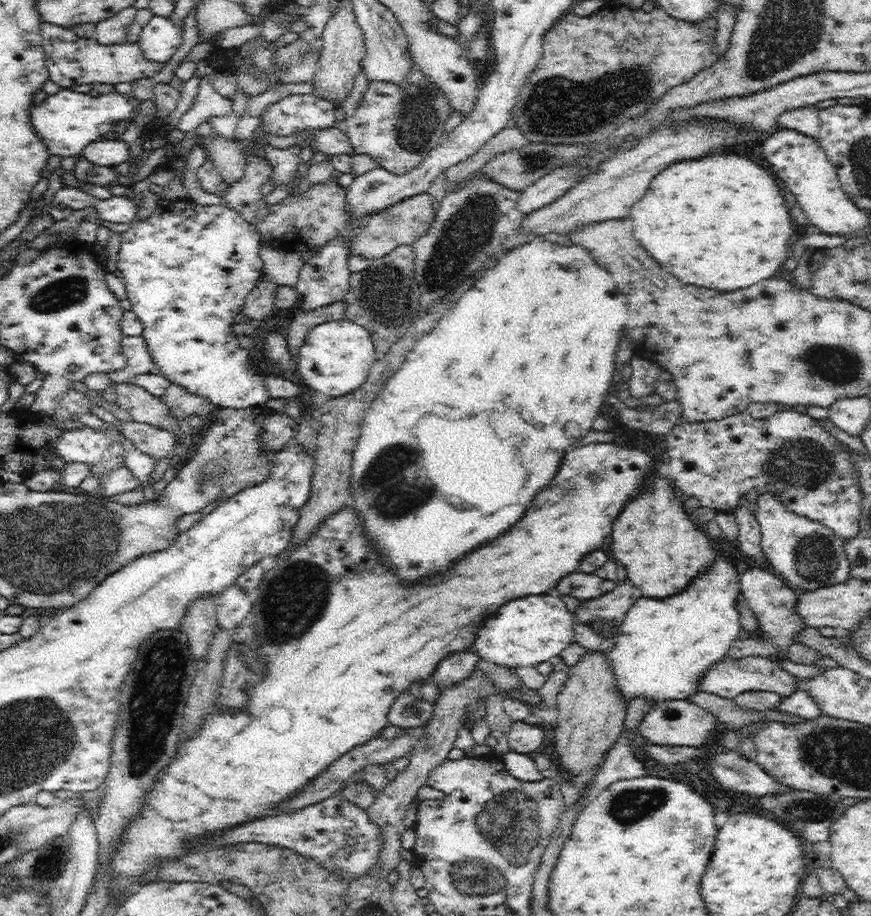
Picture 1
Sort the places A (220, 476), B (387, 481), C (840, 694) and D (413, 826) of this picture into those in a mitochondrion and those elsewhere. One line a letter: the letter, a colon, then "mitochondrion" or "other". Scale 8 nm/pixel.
A: mitochondrion
B: mitochondrion
C: other
D: other

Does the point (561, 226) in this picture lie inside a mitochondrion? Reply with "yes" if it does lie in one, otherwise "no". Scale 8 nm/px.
no

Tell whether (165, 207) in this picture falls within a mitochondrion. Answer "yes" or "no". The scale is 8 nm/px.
no

